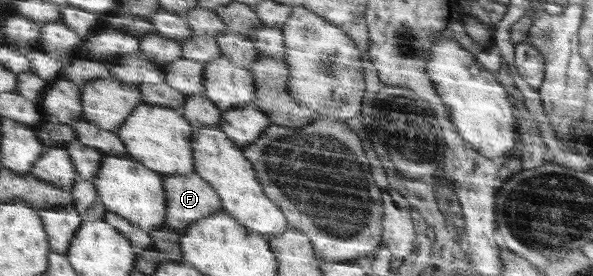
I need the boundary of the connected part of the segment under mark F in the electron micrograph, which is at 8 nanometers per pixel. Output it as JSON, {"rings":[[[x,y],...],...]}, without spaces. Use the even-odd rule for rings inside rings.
{"rings":[[[197,172],[189,175],[166,175],[165,186],[169,197],[167,227],[179,231],[182,235],[185,235],[195,222],[223,212],[219,191]]]}

